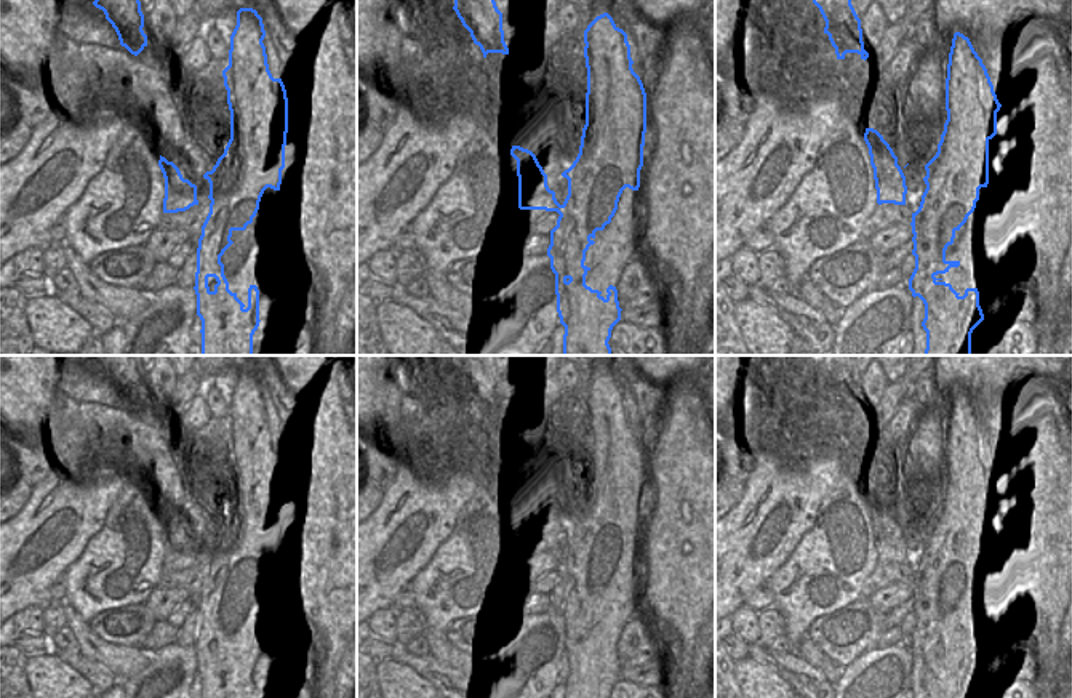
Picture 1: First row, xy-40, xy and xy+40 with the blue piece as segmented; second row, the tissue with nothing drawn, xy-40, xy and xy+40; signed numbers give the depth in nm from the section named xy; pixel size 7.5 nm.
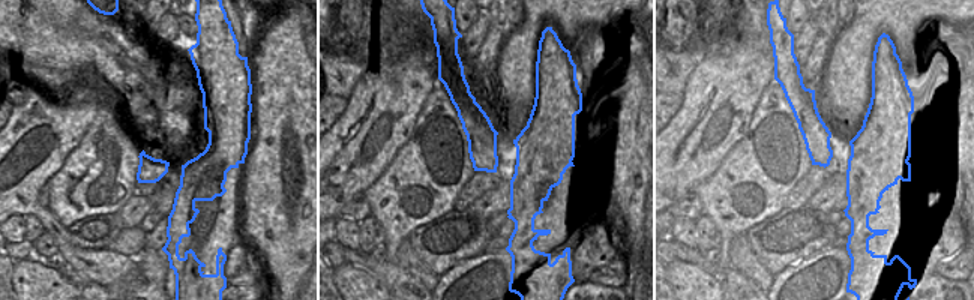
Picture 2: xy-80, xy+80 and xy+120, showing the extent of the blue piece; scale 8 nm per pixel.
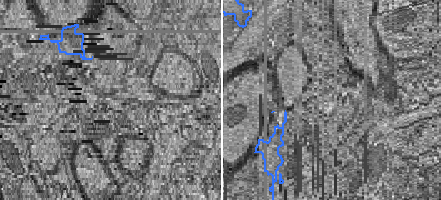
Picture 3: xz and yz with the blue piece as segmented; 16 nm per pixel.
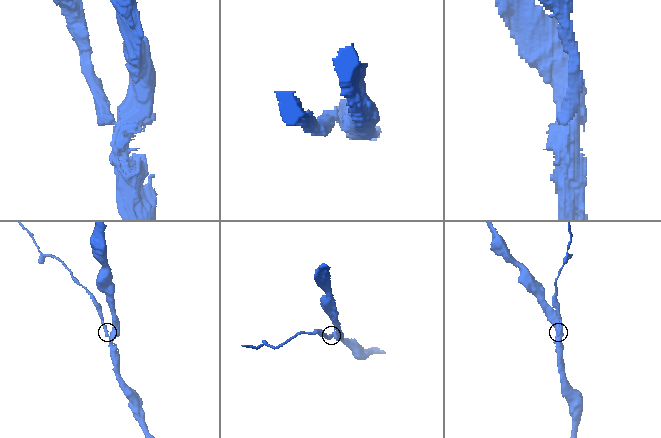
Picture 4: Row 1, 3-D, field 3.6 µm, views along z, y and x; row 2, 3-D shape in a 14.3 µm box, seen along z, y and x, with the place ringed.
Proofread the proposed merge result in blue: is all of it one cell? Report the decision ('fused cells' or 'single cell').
fused cells

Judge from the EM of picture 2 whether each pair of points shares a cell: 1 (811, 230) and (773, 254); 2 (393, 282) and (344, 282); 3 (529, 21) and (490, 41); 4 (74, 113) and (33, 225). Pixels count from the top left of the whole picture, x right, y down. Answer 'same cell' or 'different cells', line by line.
1: same cell
2: different cells
3: different cells
4: different cells

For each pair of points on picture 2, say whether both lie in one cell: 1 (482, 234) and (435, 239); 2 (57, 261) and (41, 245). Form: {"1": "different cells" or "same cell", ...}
{"1": "same cell", "2": "different cells"}

